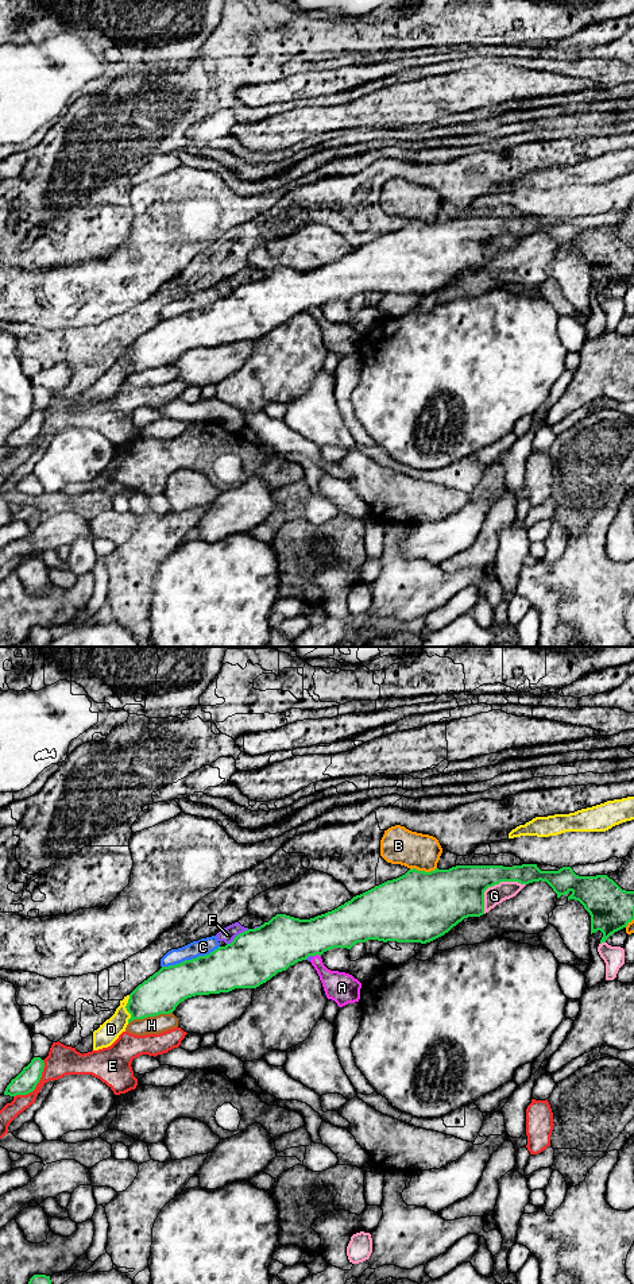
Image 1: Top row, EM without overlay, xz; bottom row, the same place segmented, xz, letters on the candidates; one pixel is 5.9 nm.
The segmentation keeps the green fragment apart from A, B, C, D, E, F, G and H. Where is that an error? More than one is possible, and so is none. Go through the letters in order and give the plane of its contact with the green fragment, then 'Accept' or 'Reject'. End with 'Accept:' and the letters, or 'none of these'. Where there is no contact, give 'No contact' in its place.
A: Touches green in xz. Reject
B: Touches green in xz. Reject
C: Touches green in xz. Reject
D: Touches green in xz. Reject
E: Touches green in xz. Reject
F: Touches green in xz. Reject
G: Touches green in xz. Reject
H: Touches green in xz. Reject
Accept: none of these

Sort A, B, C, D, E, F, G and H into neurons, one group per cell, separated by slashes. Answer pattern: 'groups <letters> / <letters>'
groups A F / B / C / D / E / G / H

